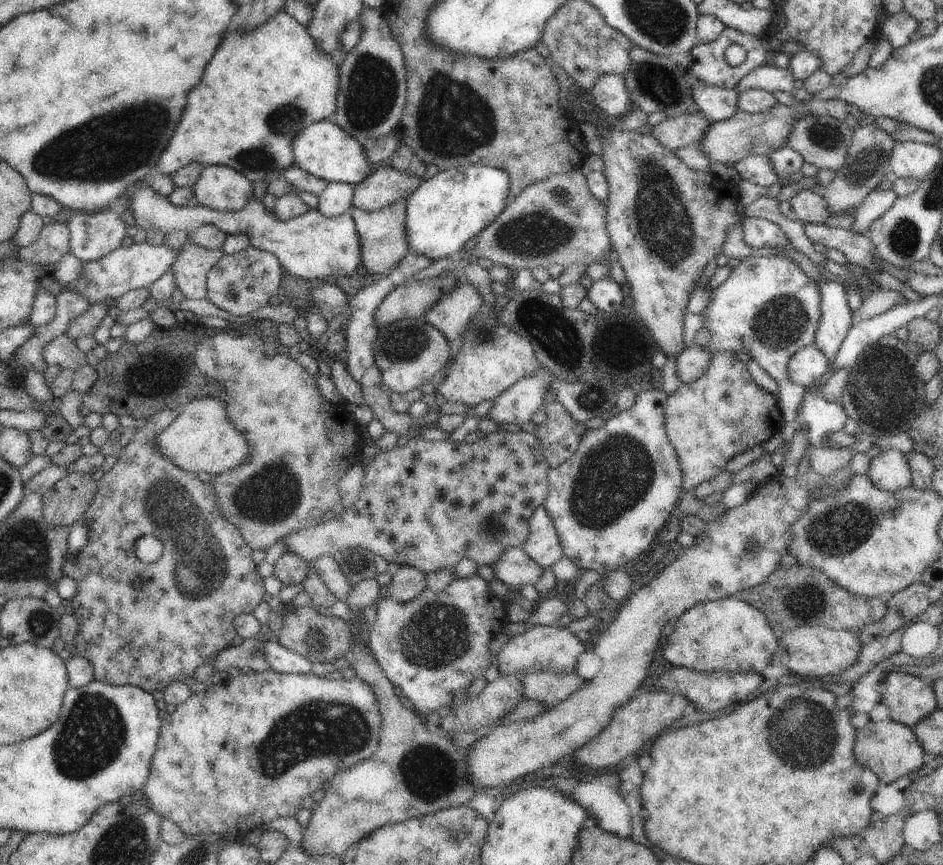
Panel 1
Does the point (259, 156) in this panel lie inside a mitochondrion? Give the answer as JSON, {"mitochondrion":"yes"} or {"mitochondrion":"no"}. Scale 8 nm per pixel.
{"mitochondrion":"yes"}

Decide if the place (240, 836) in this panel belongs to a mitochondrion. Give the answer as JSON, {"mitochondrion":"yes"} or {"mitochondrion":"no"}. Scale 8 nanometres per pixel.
{"mitochondrion":"no"}

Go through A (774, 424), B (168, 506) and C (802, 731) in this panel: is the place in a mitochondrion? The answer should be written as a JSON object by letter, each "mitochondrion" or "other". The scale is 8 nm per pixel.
{"A":"other","B":"mitochondrion","C":"mitochondrion"}

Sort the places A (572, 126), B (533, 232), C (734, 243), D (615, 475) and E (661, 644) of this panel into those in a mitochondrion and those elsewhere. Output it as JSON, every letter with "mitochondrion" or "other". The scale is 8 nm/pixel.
{"A":"other","B":"mitochondrion","C":"other","D":"mitochondrion","E":"other"}

